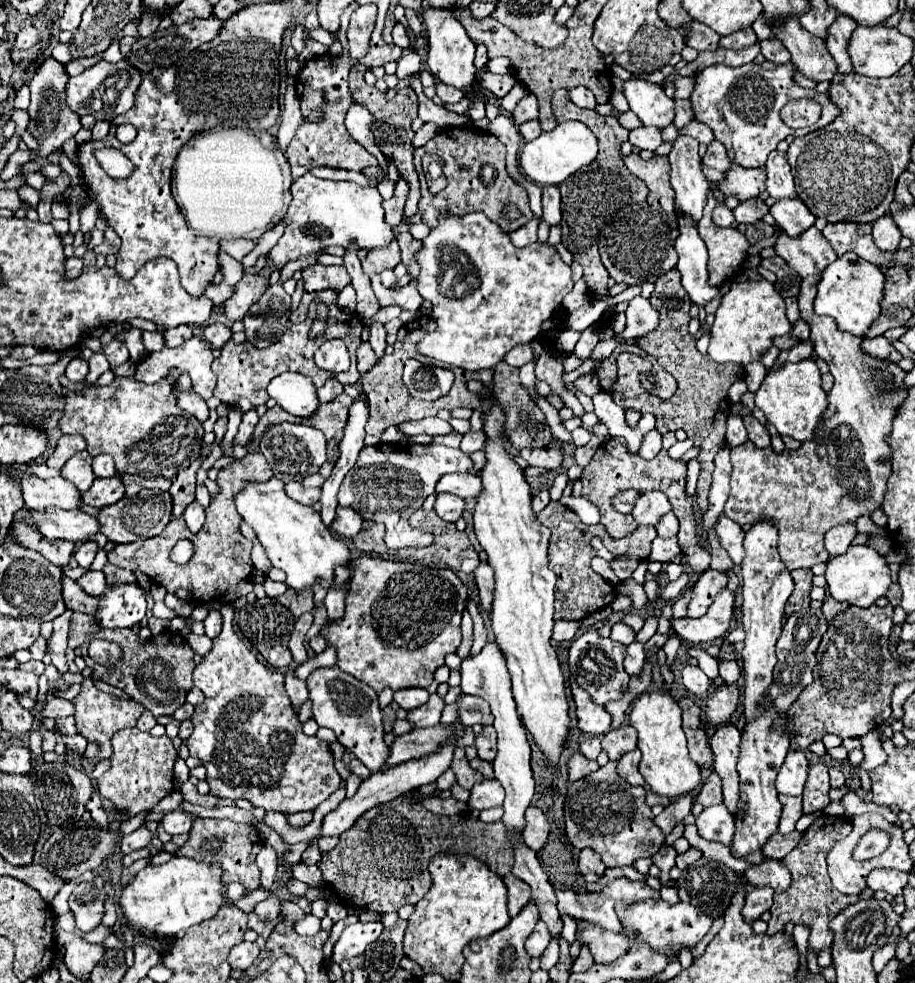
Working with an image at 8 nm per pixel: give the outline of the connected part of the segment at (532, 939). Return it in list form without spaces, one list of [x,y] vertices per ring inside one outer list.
[[[538,921],[532,935],[526,941],[526,951],[530,957],[540,957],[544,953],[544,949],[548,947],[548,943],[550,943],[550,931],[544,925],[544,921]]]

